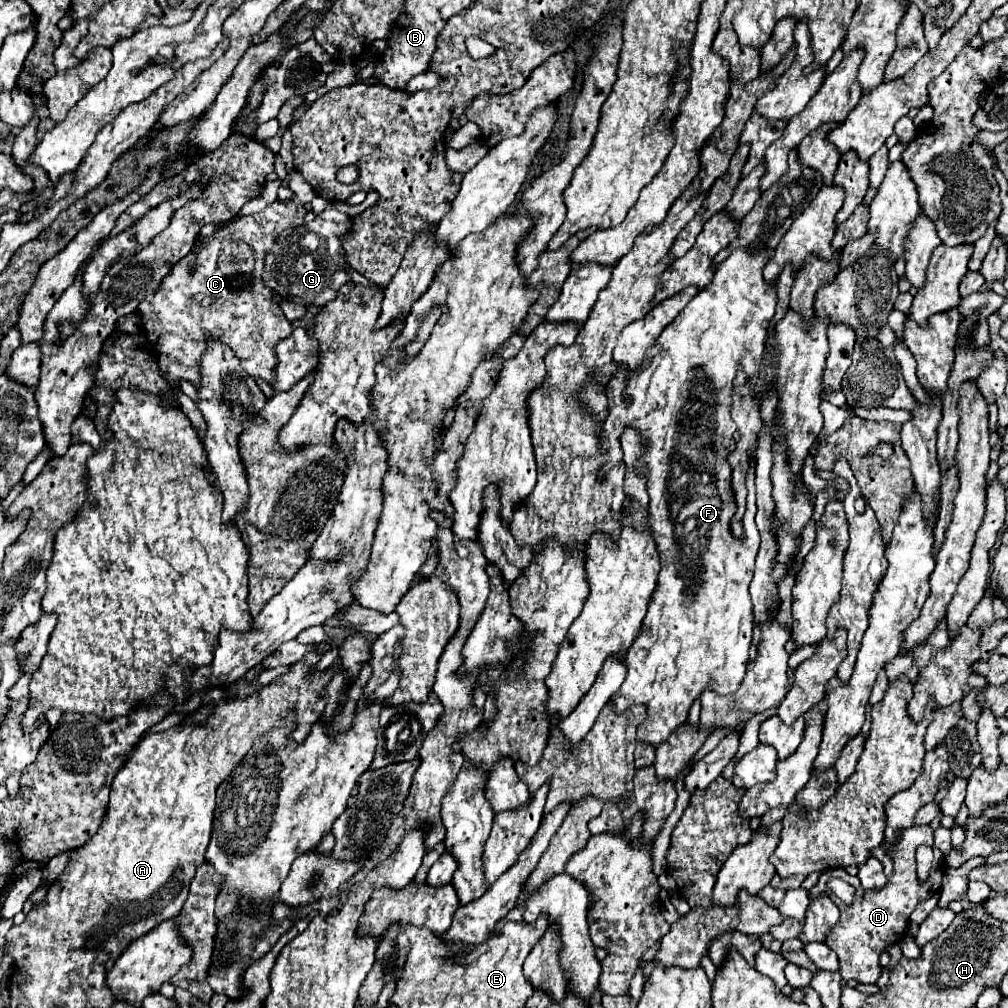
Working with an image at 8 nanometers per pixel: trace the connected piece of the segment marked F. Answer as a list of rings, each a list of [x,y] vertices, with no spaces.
[[[734,250],[716,270],[714,274],[714,280],[710,282],[710,286],[706,286],[706,290],[698,292],[694,300],[688,302],[686,310],[682,310],[682,314],[658,336],[656,340],[656,346],[658,346],[658,352],[656,356],[650,360],[648,368],[644,368],[642,372],[634,374],[634,378],[630,380],[630,390],[628,394],[632,396],[632,404],[630,406],[616,406],[608,412],[608,420],[606,420],[606,432],[610,430],[610,424],[624,424],[624,426],[634,426],[638,430],[642,430],[642,434],[646,436],[648,440],[648,452],[646,452],[646,458],[642,458],[642,464],[646,462],[648,466],[648,474],[650,474],[650,482],[648,482],[648,494],[650,494],[650,520],[644,518],[644,512],[640,508],[634,506],[632,510],[632,516],[630,516],[630,524],[632,526],[638,526],[638,530],[644,530],[646,524],[654,530],[654,540],[658,542],[658,552],[662,552],[662,570],[658,574],[658,586],[652,594],[652,602],[648,606],[648,612],[646,612],[646,618],[644,618],[644,624],[642,626],[650,626],[650,630],[640,630],[634,644],[630,646],[628,650],[628,656],[626,656],[626,664],[628,664],[628,676],[626,676],[626,682],[622,684],[622,690],[618,694],[614,694],[612,698],[612,708],[616,714],[622,714],[624,710],[628,710],[630,706],[634,704],[644,704],[646,706],[646,712],[648,712],[648,718],[640,724],[638,728],[638,740],[644,742],[644,744],[650,744],[654,748],[658,748],[660,744],[664,744],[668,740],[668,736],[678,728],[682,726],[686,720],[688,720],[688,710],[692,706],[692,702],[696,698],[702,696],[702,692],[706,690],[714,690],[722,696],[732,696],[736,694],[738,686],[742,684],[742,678],[746,674],[746,662],[748,662],[748,648],[750,648],[750,640],[752,640],[752,602],[750,602],[750,592],[748,592],[748,586],[752,582],[752,572],[754,572],[754,560],[756,560],[756,552],[760,548],[760,534],[758,534],[758,528],[756,528],[756,522],[754,522],[754,516],[756,516],[756,488],[754,488],[754,468],[756,464],[752,462],[750,464],[750,470],[746,474],[746,488],[750,490],[748,492],[748,504],[746,504],[746,514],[744,514],[744,538],[738,538],[732,534],[730,530],[730,524],[732,524],[732,518],[736,514],[736,496],[734,496],[734,490],[732,490],[732,466],[728,462],[728,454],[734,450],[736,446],[736,440],[734,440],[734,432],[736,432],[736,426],[734,426],[734,420],[730,416],[730,408],[732,408],[732,396],[734,396],[734,378],[736,378],[736,372],[744,370],[744,374],[750,376],[750,386],[754,388],[756,382],[758,382],[758,370],[760,370],[760,364],[762,364],[762,358],[764,358],[764,344],[766,344],[766,328],[770,326],[770,320],[774,316],[774,308],[776,308],[776,290],[770,290],[770,286],[766,286],[764,278],[762,278],[762,266],[764,262],[770,258],[770,254],[750,254],[748,250]]]

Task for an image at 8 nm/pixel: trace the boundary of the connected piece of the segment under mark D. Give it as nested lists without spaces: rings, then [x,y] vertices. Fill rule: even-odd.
[[[914,826],[914,828],[906,830],[902,834],[902,840],[898,840],[898,850],[890,850],[890,846],[884,846],[884,844],[882,844],[882,848],[888,854],[894,852],[892,854],[894,876],[888,880],[886,888],[868,892],[868,890],[862,890],[856,876],[850,876],[844,870],[826,870],[820,874],[818,884],[808,890],[808,894],[812,898],[816,898],[820,894],[828,894],[828,886],[826,886],[828,878],[842,878],[848,884],[856,886],[854,906],[846,906],[842,902],[838,904],[842,918],[840,918],[838,928],[834,928],[834,934],[830,934],[830,938],[826,938],[826,944],[840,958],[842,978],[844,980],[858,980],[860,984],[876,984],[878,982],[878,978],[882,974],[882,966],[880,966],[882,950],[890,946],[890,940],[892,940],[892,944],[896,944],[896,942],[900,942],[900,938],[904,938],[904,932],[908,928],[908,918],[914,912],[916,904],[930,898],[932,894],[936,894],[940,888],[940,882],[942,882],[942,876],[944,876],[944,856],[934,846],[934,834],[932,834],[932,828],[928,828],[928,826]],[[920,844],[930,844],[934,848],[934,854],[936,854],[930,876],[924,882],[920,882],[916,876],[916,848]]]

